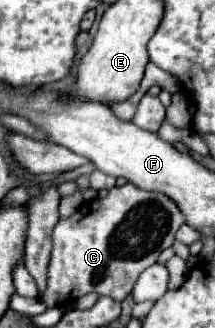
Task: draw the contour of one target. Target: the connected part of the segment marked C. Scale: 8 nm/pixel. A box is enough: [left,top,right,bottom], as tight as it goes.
[40,183,184,307]

